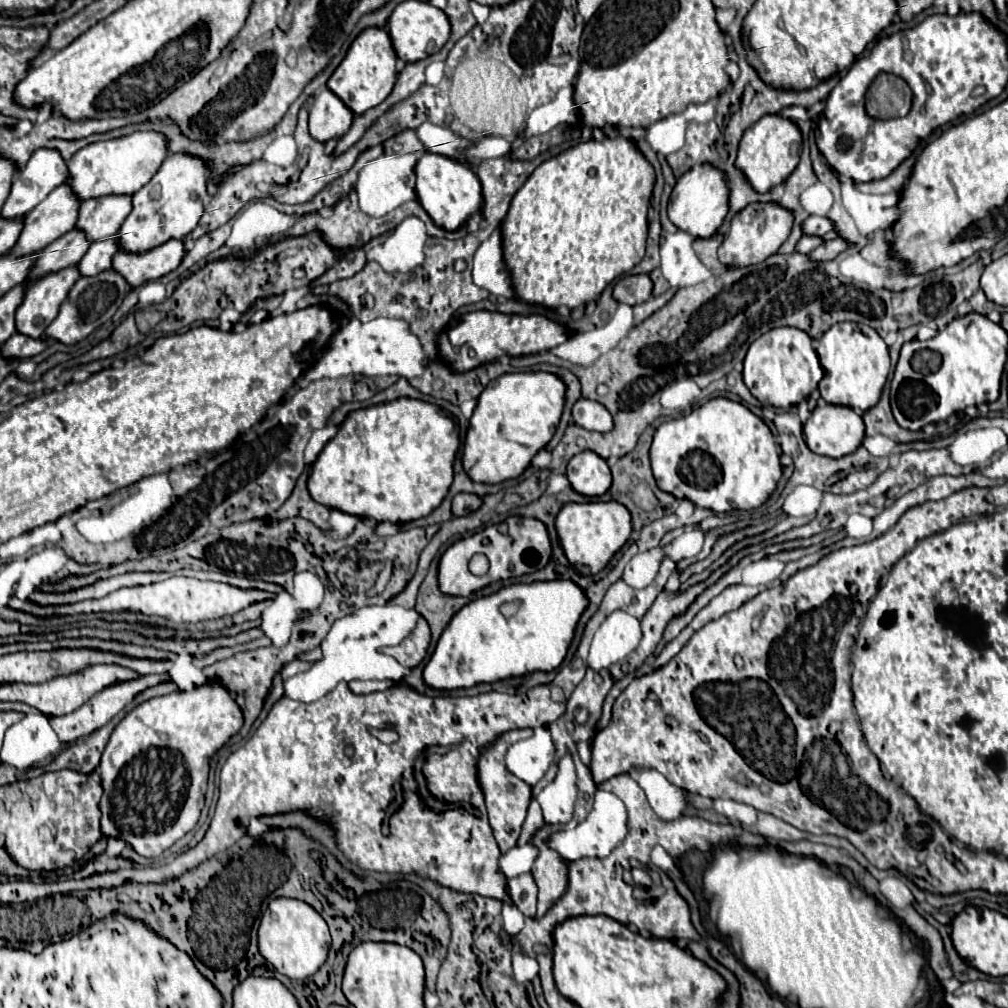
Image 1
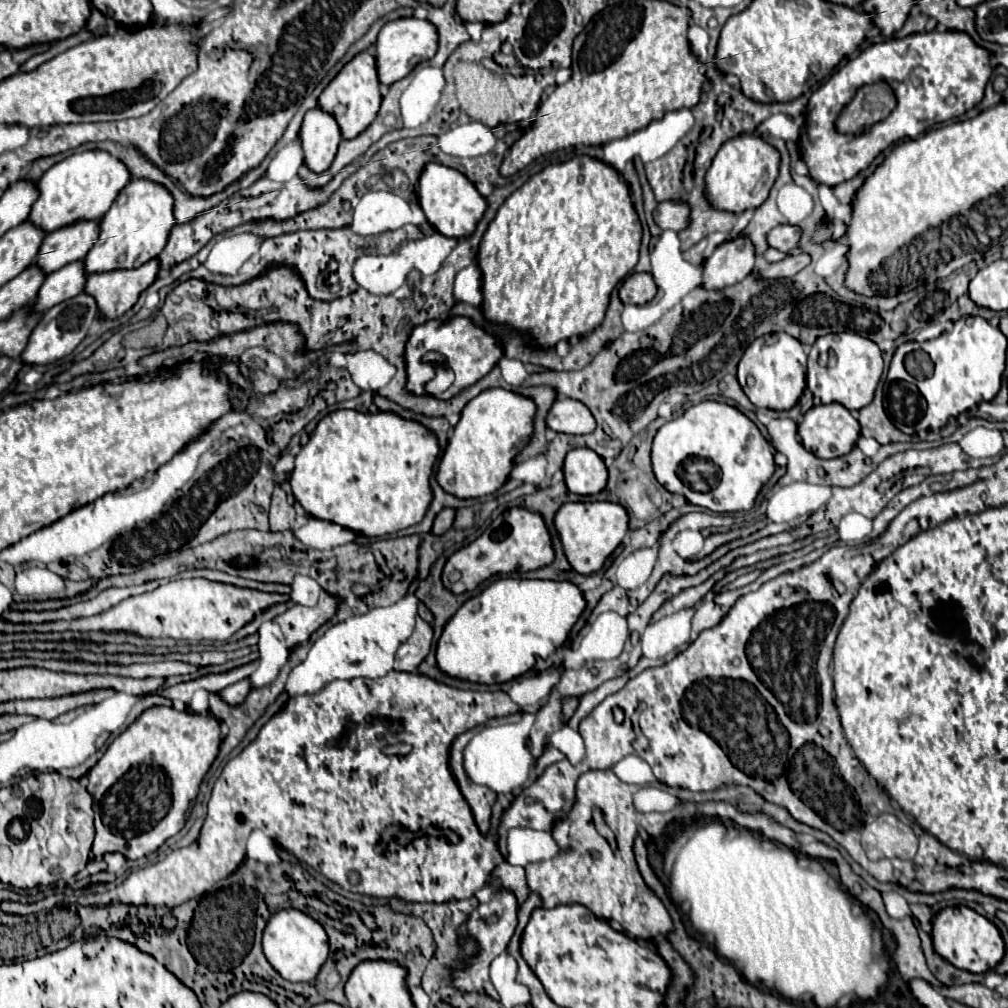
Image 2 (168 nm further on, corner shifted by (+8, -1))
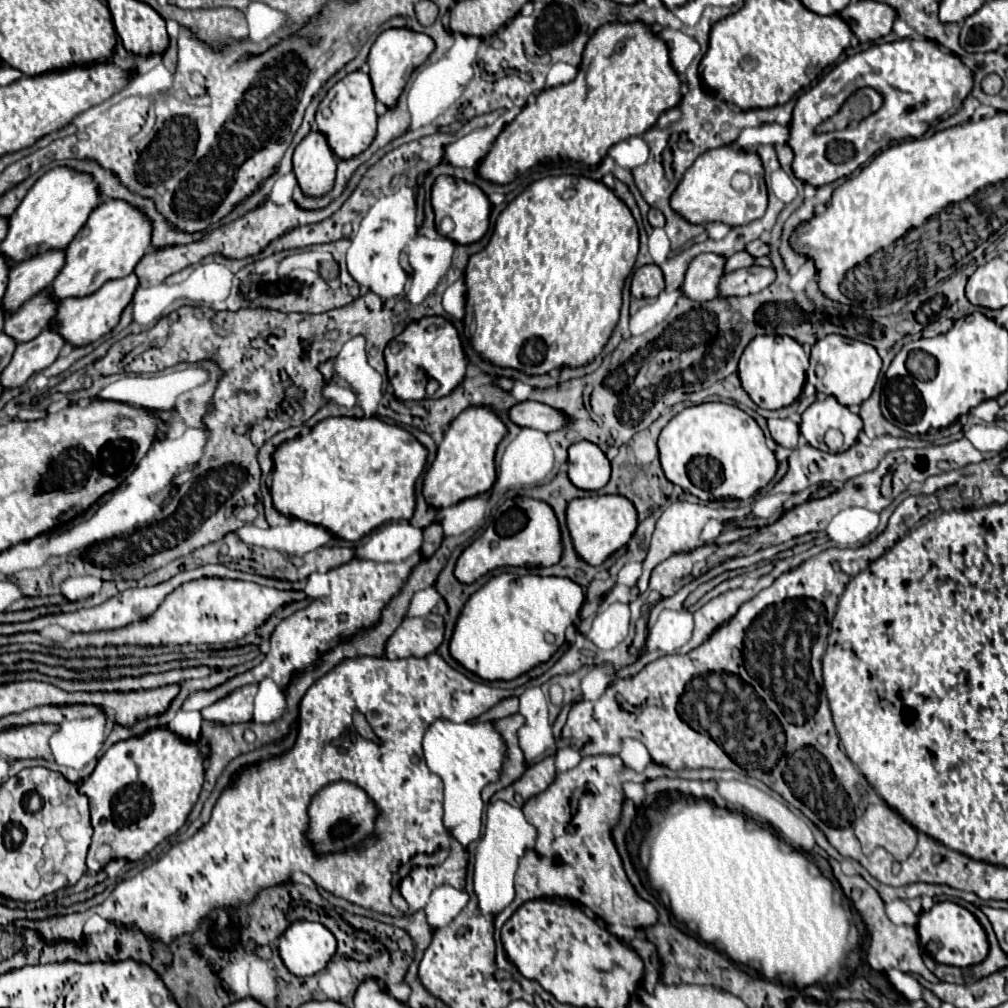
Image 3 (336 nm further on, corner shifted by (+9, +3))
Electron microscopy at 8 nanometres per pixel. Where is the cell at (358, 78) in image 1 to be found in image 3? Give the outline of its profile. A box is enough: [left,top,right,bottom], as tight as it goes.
[316,70,376,158]

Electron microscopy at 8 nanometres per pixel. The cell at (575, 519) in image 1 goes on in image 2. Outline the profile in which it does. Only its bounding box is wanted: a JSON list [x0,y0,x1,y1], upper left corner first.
[555,502,629,574]

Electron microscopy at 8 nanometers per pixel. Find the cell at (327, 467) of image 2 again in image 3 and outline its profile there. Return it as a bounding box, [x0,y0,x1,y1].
[272,416,428,542]

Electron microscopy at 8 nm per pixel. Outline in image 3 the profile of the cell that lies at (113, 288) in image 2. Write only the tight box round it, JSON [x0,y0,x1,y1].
[52,274,138,346]

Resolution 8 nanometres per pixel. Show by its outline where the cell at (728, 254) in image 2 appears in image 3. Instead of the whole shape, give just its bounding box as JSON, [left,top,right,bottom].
[684,254,728,302]

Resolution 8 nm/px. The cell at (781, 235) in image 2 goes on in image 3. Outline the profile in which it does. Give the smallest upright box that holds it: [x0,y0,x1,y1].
[746,238,770,258]

